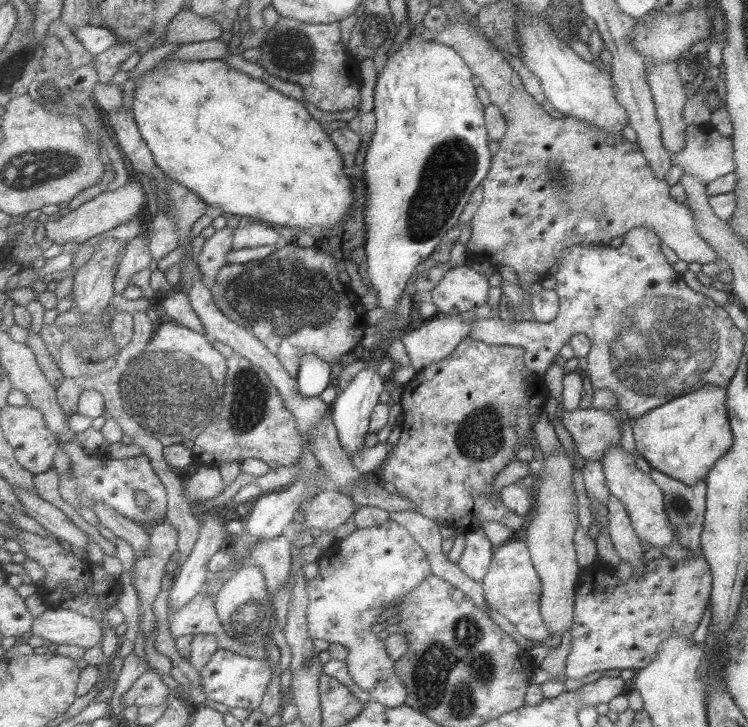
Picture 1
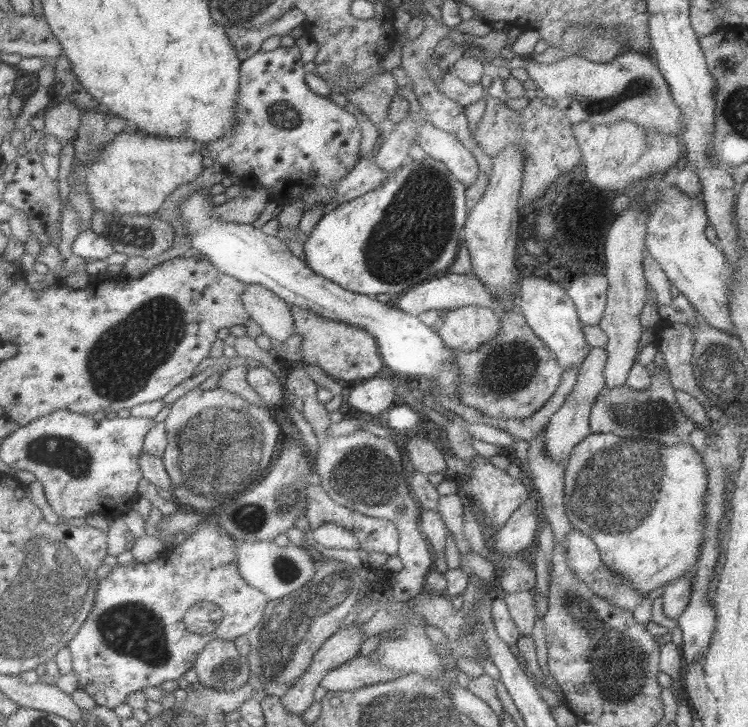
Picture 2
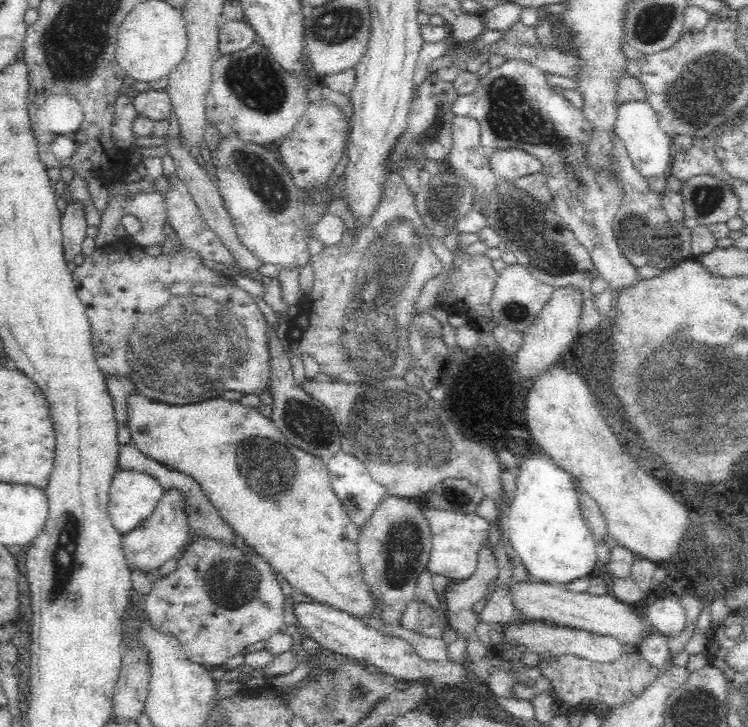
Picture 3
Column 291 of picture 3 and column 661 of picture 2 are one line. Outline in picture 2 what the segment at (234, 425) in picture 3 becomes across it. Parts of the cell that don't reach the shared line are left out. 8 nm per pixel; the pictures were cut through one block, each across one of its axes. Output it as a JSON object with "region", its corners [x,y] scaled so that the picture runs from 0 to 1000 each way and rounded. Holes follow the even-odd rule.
{"region":[[[789,594],[763,618],[755,635],[753,699],[765,726],[795,748],[809,780],[833,791],[849,813],[864,818],[929,780],[943,721],[937,689],[943,671],[943,637],[921,608],[892,613],[854,601]]]}

